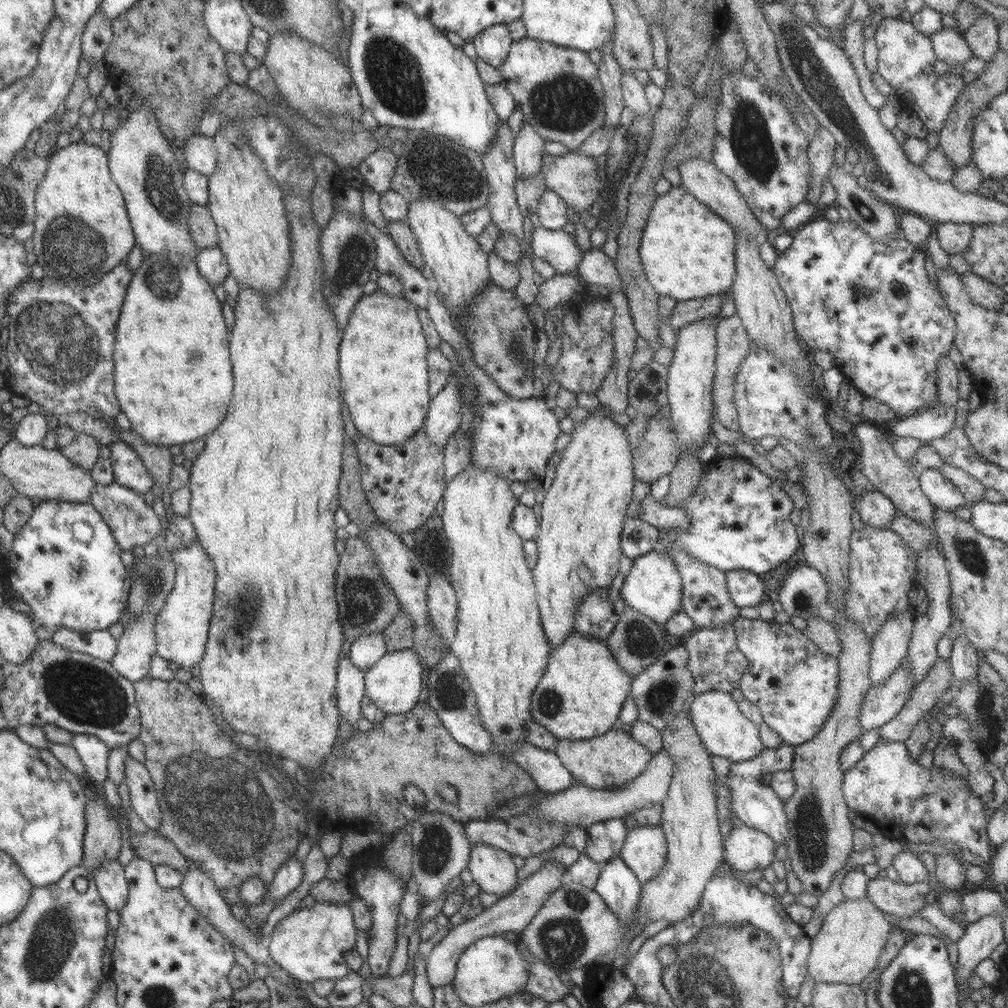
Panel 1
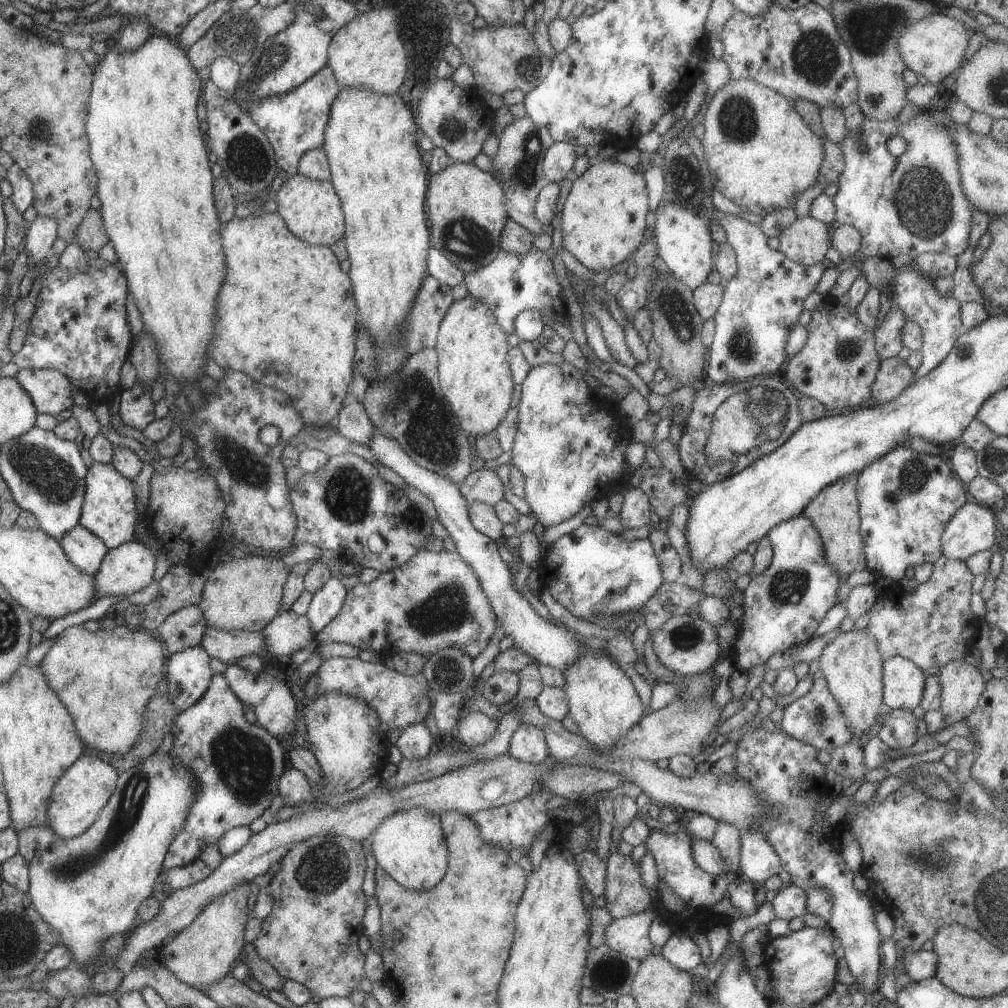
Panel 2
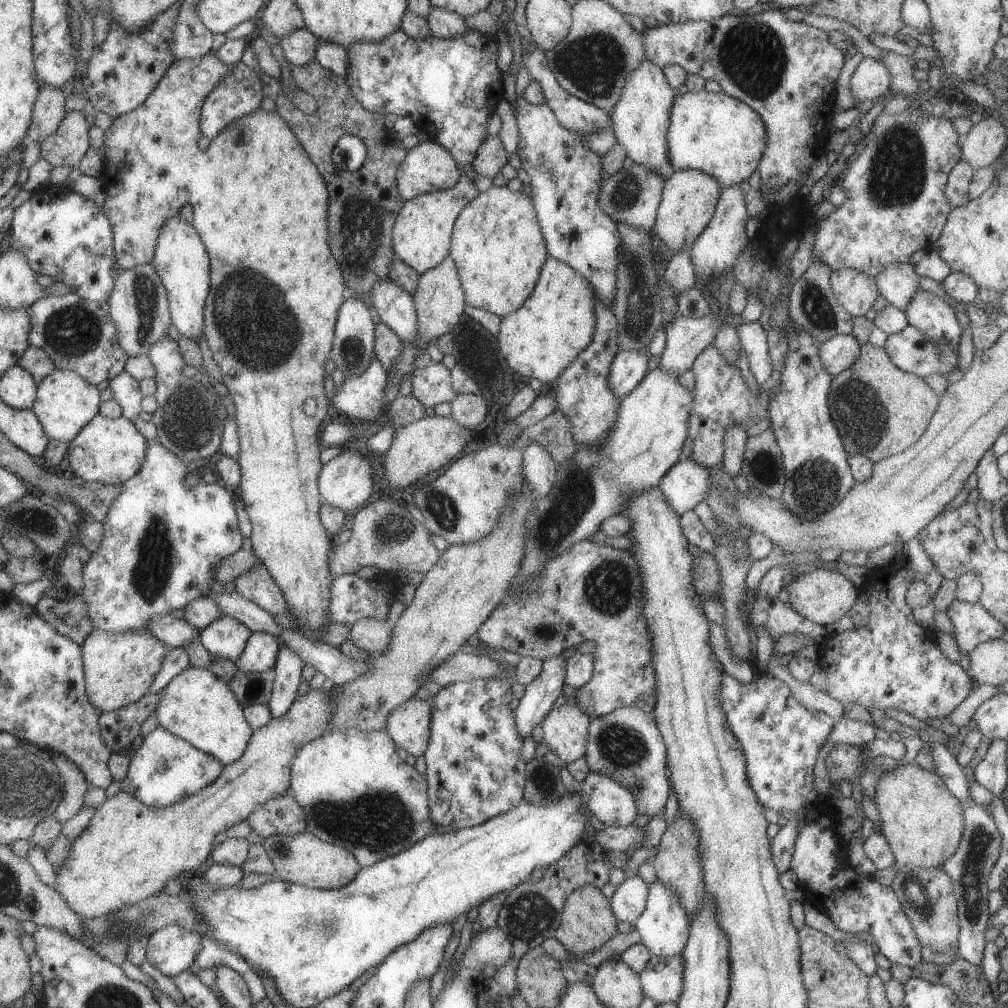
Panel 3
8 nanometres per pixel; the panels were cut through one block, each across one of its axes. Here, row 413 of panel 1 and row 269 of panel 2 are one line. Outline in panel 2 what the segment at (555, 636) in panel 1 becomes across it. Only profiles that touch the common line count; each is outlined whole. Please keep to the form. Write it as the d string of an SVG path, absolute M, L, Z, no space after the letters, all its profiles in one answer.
M609 159L590 162L581 176L572 176L572 186L561 210L559 248L565 248L595 273L609 270L641 244L647 211L647 189L641 173Z

